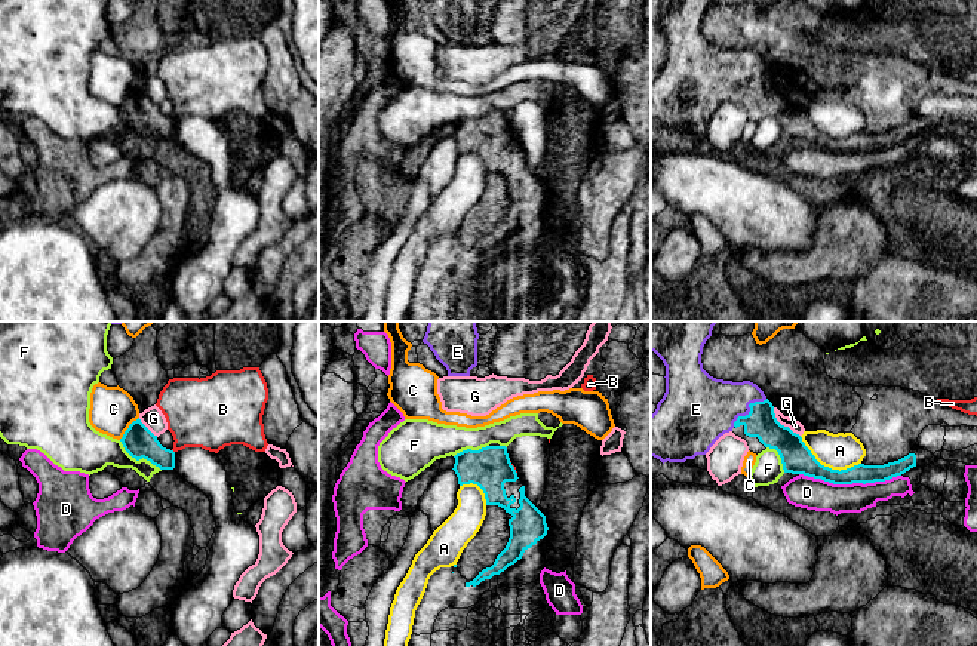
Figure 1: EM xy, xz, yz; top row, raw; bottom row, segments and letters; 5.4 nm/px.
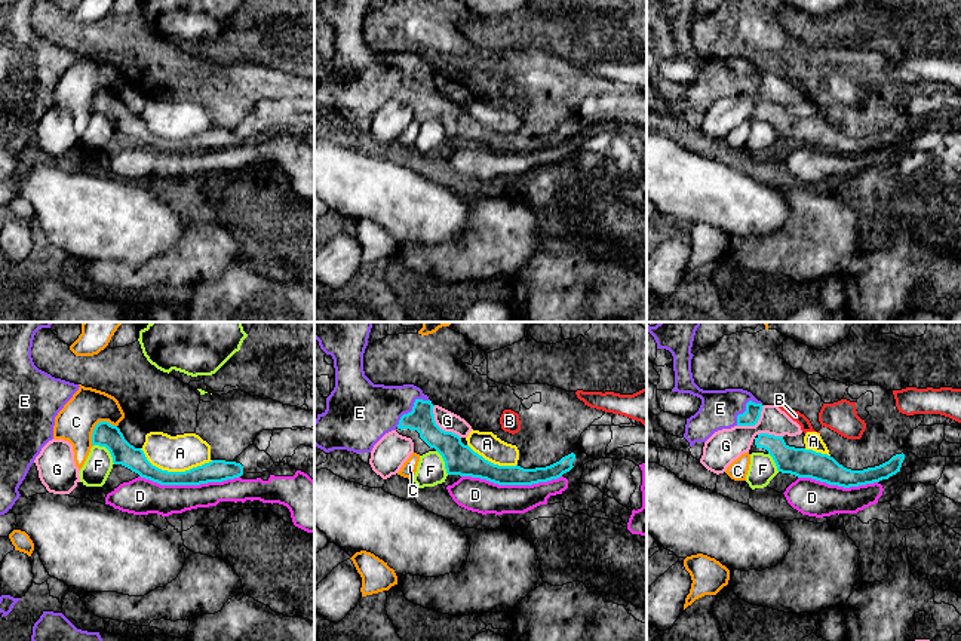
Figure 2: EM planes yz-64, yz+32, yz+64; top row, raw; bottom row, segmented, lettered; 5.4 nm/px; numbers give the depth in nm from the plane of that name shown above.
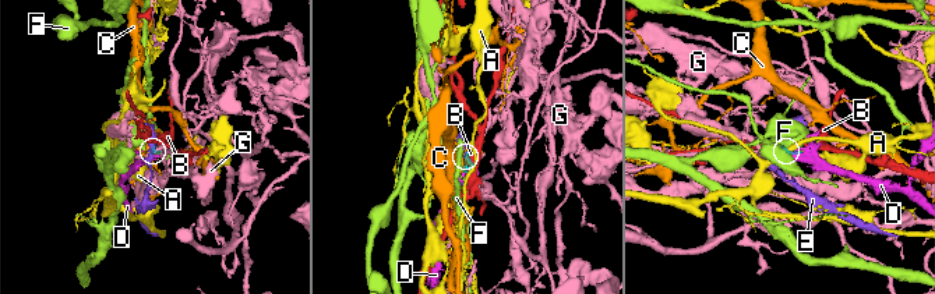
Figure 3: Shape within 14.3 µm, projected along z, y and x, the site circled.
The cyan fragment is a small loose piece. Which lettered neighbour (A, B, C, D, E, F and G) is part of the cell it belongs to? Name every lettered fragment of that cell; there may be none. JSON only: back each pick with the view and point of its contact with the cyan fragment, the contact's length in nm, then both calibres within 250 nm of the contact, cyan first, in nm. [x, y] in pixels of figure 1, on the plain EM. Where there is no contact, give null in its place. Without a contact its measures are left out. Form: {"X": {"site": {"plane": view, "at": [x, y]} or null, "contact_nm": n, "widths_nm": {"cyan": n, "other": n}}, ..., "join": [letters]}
{"E": {"site": {"plane": "yz", "at": [750, 77]}, "contact_nm": 240, "widths_nm": {"cyan": 170, "other": 340}}, "join": ["E"]}

